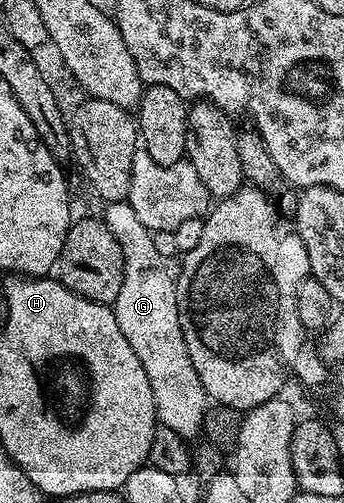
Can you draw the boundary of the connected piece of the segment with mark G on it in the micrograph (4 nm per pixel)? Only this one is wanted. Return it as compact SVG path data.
M127 200L107 203L103 209L103 221L122 247L124 259L122 286L112 304L115 320L146 371L154 396L157 422L185 439L197 438L203 430L208 398L182 336L175 278L164 267L165 260L154 246L153 232L142 225Z

